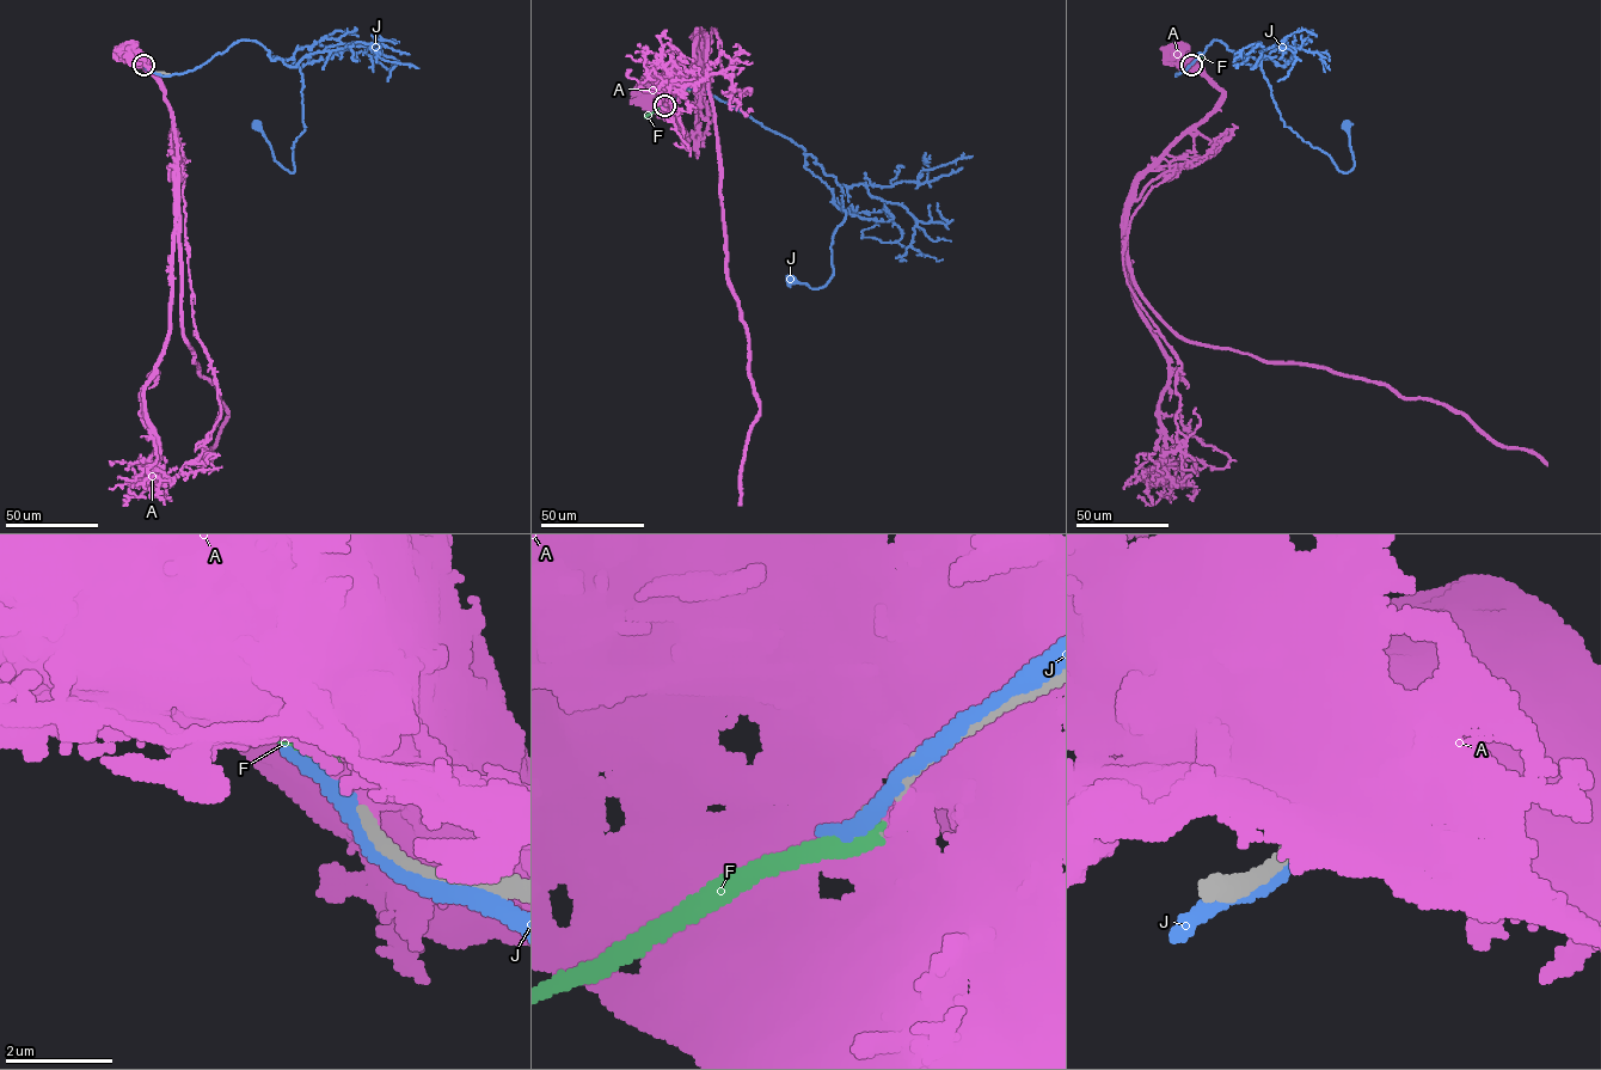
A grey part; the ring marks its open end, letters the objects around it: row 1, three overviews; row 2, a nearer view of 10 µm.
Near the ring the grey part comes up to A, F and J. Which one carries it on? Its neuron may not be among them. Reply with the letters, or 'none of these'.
F

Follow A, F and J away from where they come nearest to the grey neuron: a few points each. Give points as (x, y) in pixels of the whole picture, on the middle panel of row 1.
A: (666, 105), (645, 95)
F: (666, 105), (644, 117)
J: (664, 105), (685, 89), (707, 92), (835, 178), (846, 215), (832, 277), (813, 289), (791, 277)

